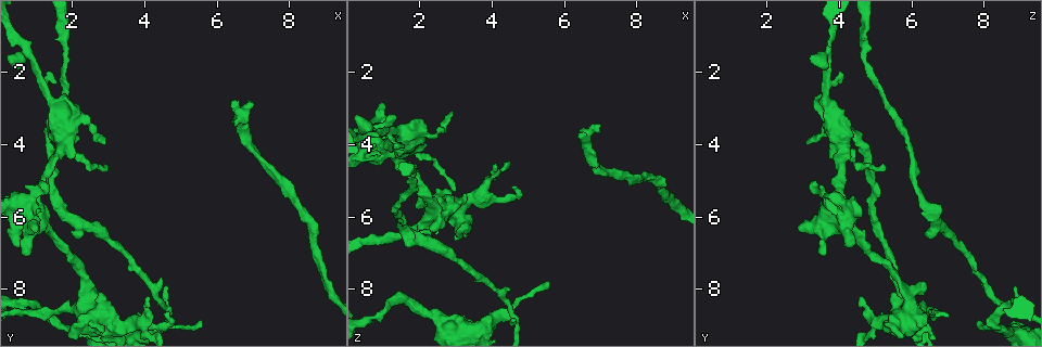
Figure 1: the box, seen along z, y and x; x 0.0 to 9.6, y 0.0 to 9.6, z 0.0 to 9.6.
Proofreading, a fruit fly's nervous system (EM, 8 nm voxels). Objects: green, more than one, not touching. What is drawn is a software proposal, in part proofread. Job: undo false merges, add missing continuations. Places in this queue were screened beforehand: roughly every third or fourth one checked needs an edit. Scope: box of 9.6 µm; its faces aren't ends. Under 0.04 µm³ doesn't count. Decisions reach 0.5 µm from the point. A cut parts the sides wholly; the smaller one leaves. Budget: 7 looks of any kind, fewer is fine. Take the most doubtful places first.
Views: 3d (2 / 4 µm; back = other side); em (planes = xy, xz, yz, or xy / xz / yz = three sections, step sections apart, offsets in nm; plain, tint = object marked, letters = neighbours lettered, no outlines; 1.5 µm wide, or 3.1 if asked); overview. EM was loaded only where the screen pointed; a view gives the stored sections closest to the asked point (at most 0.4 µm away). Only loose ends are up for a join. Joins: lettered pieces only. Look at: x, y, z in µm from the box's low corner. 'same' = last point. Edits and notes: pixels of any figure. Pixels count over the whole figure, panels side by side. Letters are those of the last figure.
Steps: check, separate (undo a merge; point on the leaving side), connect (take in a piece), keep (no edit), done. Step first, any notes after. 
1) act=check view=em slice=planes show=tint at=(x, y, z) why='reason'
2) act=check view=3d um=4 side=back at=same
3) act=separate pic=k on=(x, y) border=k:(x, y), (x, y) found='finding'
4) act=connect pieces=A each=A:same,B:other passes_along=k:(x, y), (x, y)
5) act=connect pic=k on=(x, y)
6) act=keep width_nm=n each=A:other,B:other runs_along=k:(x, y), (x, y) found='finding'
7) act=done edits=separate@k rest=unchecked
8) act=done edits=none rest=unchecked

act=check view=em slice=planes show=letters at=(3.60, 9.10, 9.10) why='calibre changes'

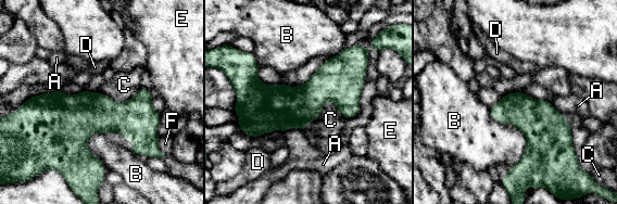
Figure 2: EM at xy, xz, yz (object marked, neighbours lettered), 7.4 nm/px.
act=keep each=A:other,B:other,C:other,D:other,E:other,F:other border=2:(347, 118), (326, 101), (304, 131) found='one neuron here'

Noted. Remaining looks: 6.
act=check view=3d um=2 at=(6.95, 2.85, 3.55) why='free end'

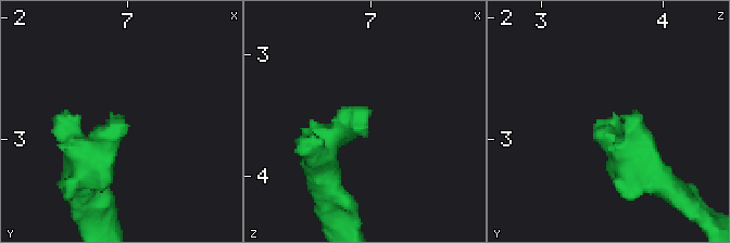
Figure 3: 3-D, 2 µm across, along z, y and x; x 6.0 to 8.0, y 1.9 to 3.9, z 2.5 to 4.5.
act=check view=em slice=xz step=8 show=letters at=(6.98, 2.86, 3.54)

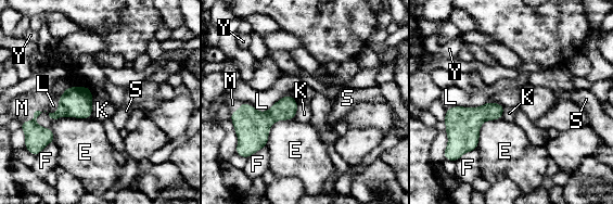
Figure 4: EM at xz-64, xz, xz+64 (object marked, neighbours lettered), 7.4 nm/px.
act=check view=em slice=planes show=letters at=same

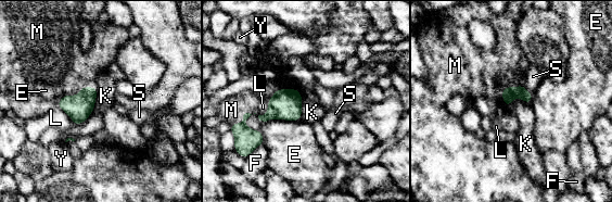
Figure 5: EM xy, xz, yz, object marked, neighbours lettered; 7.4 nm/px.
act=connect pieces=M each=E:other,F:other,K:other,L:other,M:same,S:other,Y:other passes_along=5:(79, 108), (76, 96), (66, 64) found='it goes on there'

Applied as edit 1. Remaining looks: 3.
act=done edits=connect@5 rest=unchecked

